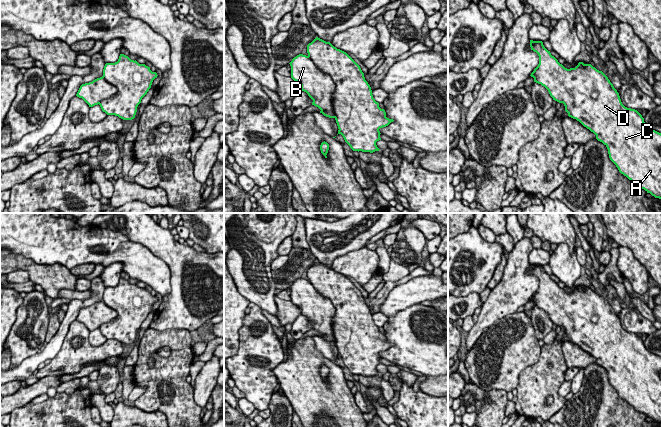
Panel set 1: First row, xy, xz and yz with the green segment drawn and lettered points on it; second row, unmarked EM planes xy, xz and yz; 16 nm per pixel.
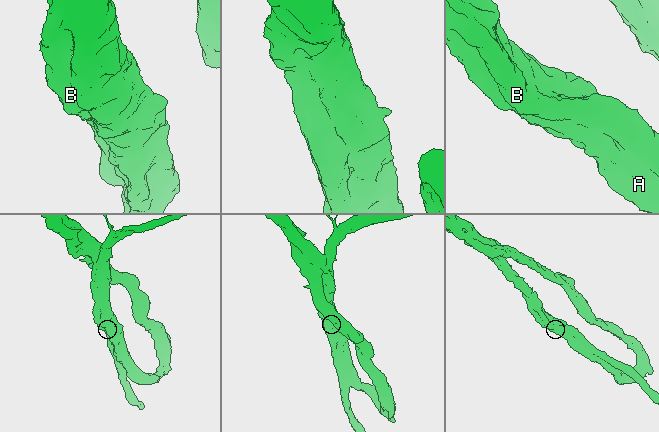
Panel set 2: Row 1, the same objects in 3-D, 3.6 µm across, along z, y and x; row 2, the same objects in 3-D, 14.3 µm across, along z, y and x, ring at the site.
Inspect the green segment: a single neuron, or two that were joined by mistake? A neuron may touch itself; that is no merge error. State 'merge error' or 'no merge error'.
no merge error

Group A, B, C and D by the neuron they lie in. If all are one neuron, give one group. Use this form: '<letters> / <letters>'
A B C D

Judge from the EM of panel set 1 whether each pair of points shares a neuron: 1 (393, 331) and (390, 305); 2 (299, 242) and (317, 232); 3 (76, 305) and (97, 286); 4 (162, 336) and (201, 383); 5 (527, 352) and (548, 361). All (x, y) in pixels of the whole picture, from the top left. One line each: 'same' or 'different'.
1: different
2: different
3: same
4: different
5: different

